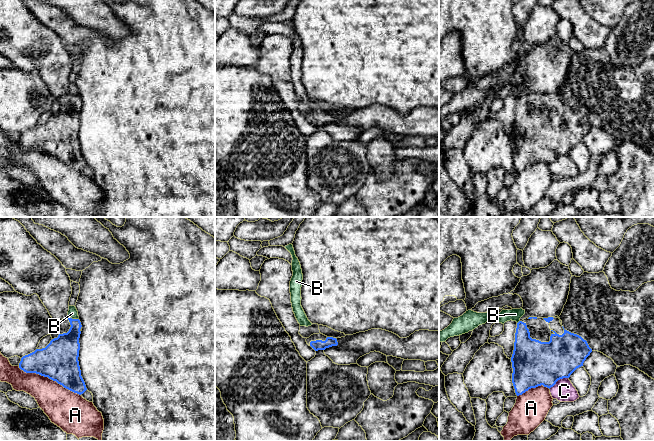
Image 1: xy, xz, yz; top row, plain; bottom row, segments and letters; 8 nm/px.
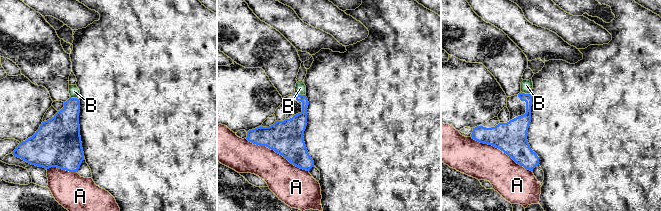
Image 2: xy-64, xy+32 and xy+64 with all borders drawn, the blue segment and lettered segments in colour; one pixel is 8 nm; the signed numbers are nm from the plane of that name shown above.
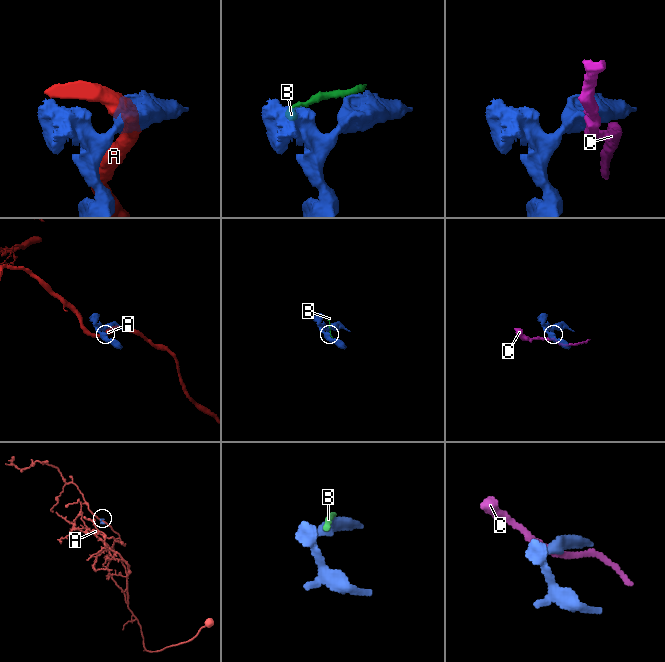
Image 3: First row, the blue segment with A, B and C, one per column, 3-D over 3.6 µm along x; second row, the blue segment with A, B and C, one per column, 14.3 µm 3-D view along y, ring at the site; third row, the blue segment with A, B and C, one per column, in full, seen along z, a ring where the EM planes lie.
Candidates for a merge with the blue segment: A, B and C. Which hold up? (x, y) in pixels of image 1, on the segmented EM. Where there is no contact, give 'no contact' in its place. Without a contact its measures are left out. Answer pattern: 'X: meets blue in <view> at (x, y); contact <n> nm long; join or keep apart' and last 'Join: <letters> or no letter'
A: meets blue in xy at (49, 378); contact 550 nm long; keep apart
B: meets blue in xy at (73, 319); contact 80 nm long; keep apart
C: meets blue in yz at (558, 379); contact 180 nm long; keep apart
Join: no letter

